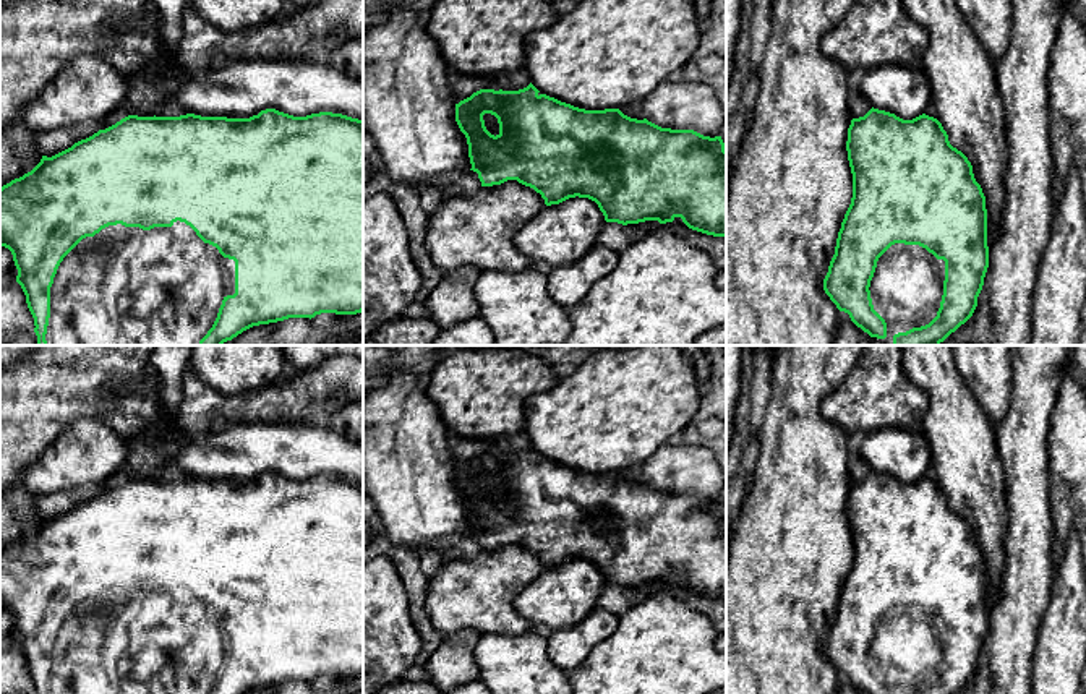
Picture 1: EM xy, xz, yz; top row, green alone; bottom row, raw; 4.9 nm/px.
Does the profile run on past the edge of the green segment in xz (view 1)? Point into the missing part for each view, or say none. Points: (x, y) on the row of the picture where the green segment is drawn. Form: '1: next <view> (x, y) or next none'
1: next none

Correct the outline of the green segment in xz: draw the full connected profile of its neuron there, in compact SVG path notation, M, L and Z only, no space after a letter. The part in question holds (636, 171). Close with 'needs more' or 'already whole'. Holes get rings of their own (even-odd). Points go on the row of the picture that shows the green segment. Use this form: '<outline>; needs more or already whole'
M532 83L519 91L494 91L494 89L480 89L473 92L470 97L455 104L455 122L460 131L467 138L468 144L468 157L473 172L478 174L481 186L501 185L507 180L517 180L519 183L533 188L541 195L546 206L559 204L569 198L588 198L595 201L600 211L605 216L606 222L618 222L622 225L639 224L645 221L658 221L660 224L673 222L676 217L681 217L682 222L697 232L713 235L713 237L726 237L726 149L721 136L703 136L694 130L671 130L661 128L647 118L637 120L624 115L619 109L605 109L605 110L585 110L574 107L571 104L561 102L554 97L541 94ZM491 114L498 118L499 133L491 135L486 126L483 115Z; already whole

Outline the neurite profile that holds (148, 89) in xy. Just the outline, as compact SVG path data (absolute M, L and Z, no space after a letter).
M165 66L144 68L126 79L122 109L128 115L154 117L154 110L186 79L169 73Z

